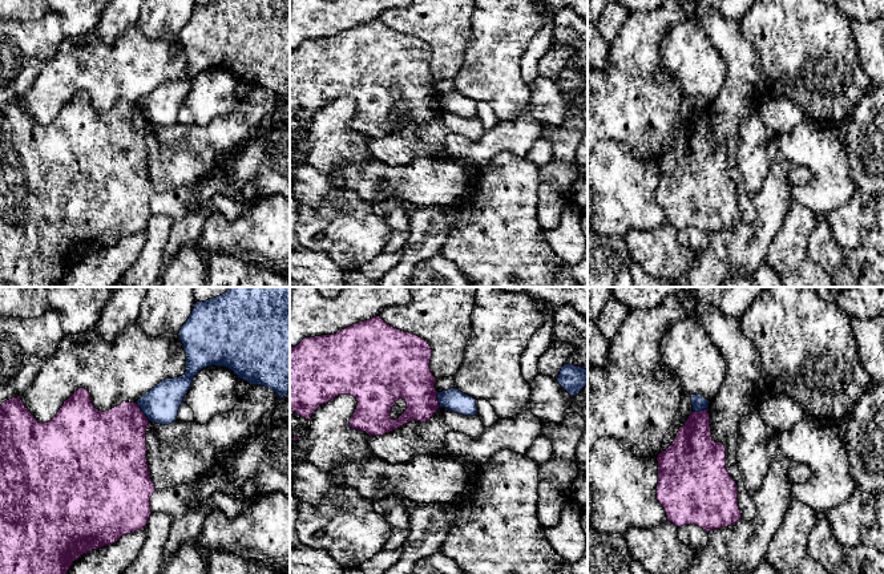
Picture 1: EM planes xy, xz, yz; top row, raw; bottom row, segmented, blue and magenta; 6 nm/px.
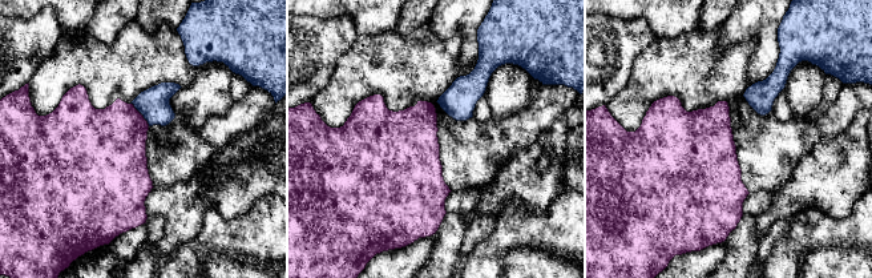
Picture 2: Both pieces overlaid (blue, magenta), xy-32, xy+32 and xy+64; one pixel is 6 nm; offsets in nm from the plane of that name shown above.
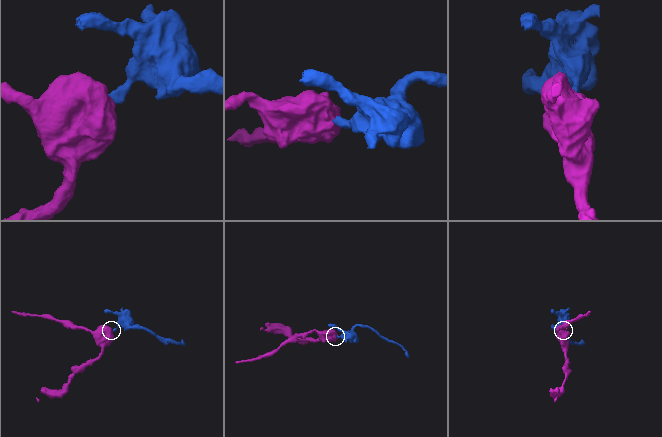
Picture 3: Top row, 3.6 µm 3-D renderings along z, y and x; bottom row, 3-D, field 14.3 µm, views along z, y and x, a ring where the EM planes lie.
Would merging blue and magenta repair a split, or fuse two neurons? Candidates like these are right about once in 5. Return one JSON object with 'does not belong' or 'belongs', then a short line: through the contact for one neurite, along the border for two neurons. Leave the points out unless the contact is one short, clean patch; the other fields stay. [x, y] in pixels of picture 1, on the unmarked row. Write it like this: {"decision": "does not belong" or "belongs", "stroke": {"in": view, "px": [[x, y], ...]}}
{"decision": "does not belong", "stroke": {"in": "xy", "px": [[136, 105], [149, 122]]}}

